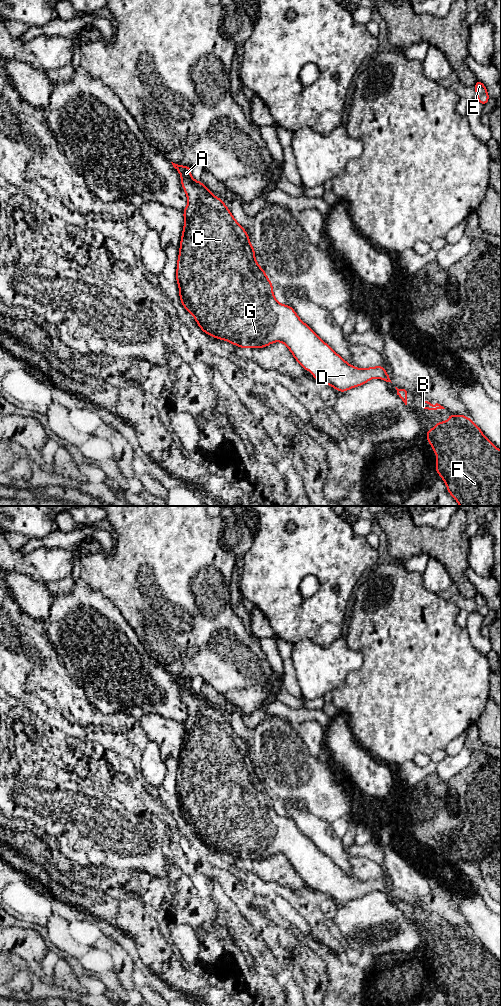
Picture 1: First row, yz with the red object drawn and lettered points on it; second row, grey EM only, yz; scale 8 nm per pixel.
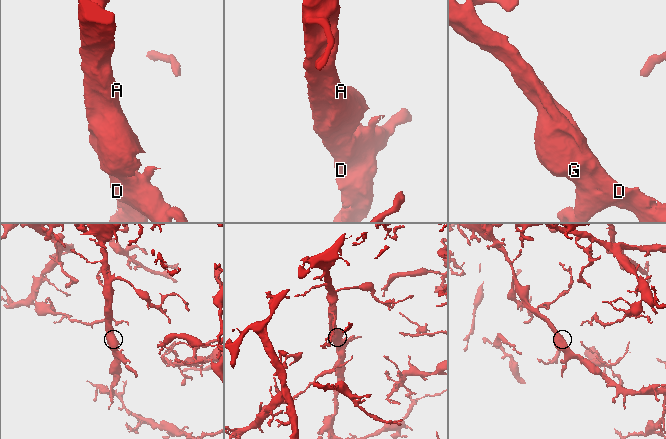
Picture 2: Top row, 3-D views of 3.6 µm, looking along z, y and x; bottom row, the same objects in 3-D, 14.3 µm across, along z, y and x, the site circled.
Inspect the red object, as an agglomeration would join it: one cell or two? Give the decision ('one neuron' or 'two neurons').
one neuron

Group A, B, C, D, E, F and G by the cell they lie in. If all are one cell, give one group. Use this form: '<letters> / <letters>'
A B C D E F G

